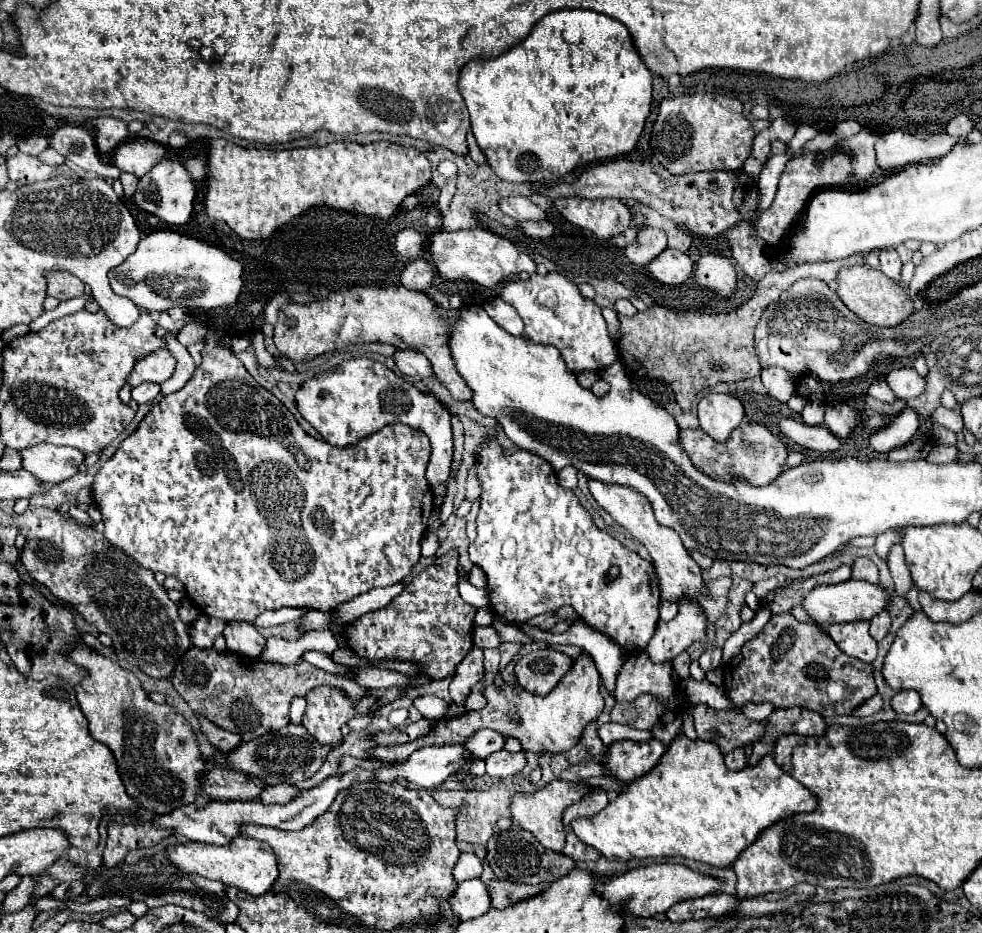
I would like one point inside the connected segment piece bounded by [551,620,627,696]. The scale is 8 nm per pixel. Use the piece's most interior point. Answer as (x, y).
(608, 655)

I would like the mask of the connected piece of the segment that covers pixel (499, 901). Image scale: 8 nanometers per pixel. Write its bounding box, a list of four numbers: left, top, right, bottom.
[485,880,545,908]

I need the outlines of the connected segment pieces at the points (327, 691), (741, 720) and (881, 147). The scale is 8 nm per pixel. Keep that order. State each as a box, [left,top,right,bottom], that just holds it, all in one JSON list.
[[303,686,357,744],[695,704,763,754],[875,130,961,170]]

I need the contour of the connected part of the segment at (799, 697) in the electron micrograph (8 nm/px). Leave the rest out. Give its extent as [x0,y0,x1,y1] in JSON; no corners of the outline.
[723,614,877,718]

